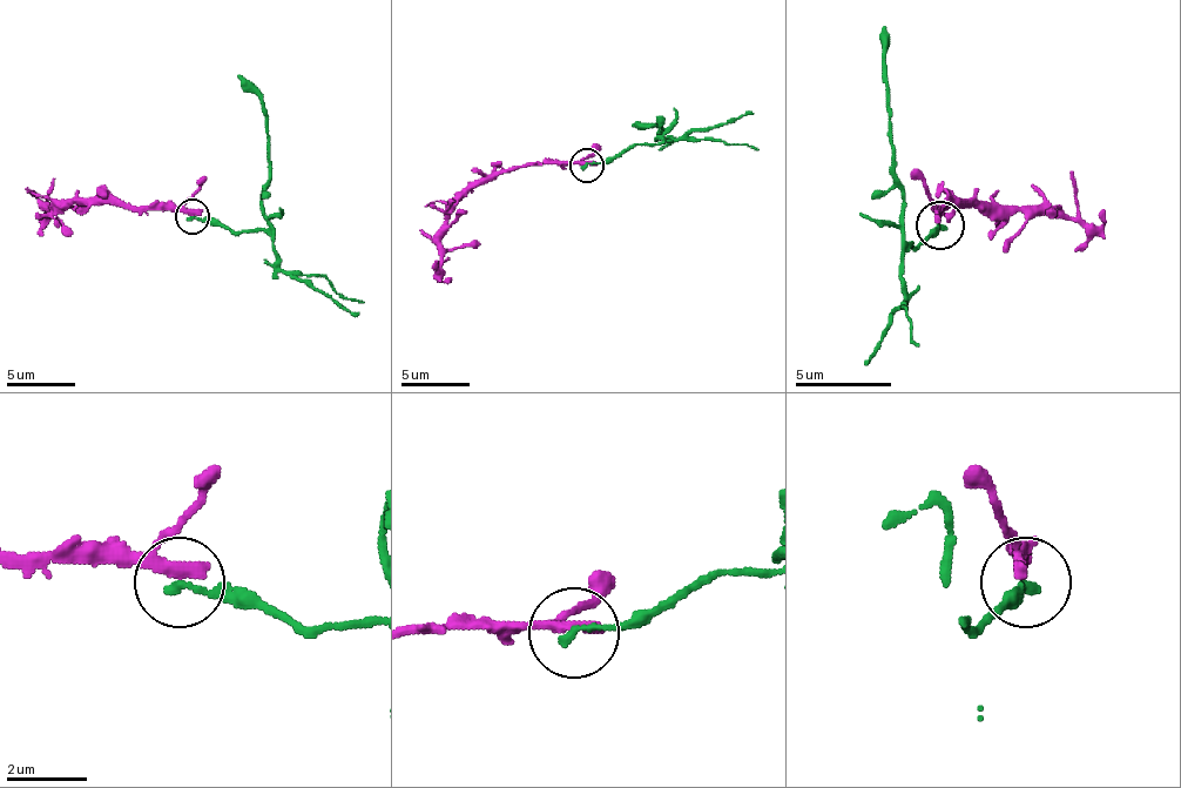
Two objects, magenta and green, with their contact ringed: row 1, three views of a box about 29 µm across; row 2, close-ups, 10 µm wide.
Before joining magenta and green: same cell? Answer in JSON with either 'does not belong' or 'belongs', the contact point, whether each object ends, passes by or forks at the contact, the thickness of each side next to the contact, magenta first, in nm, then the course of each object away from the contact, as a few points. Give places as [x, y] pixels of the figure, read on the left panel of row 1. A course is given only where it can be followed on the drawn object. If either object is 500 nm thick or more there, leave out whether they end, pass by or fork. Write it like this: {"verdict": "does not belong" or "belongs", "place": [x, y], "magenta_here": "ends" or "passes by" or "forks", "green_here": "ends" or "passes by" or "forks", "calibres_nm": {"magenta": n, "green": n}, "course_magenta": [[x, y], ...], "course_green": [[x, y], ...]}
{"verdict": "does not belong", "place": [191, 216], "magenta_here": "passes by", "green_here": "ends", "calibres_nm": {"magenta": 240, "green": 200}, "course_magenta": [[191, 214], [58, 203], [47, 207], [51, 217], [58, 207]], "course_green": [[191, 217], [215, 217], [233, 230], [260, 230], [267, 224], [267, 110], [240, 76]]}

